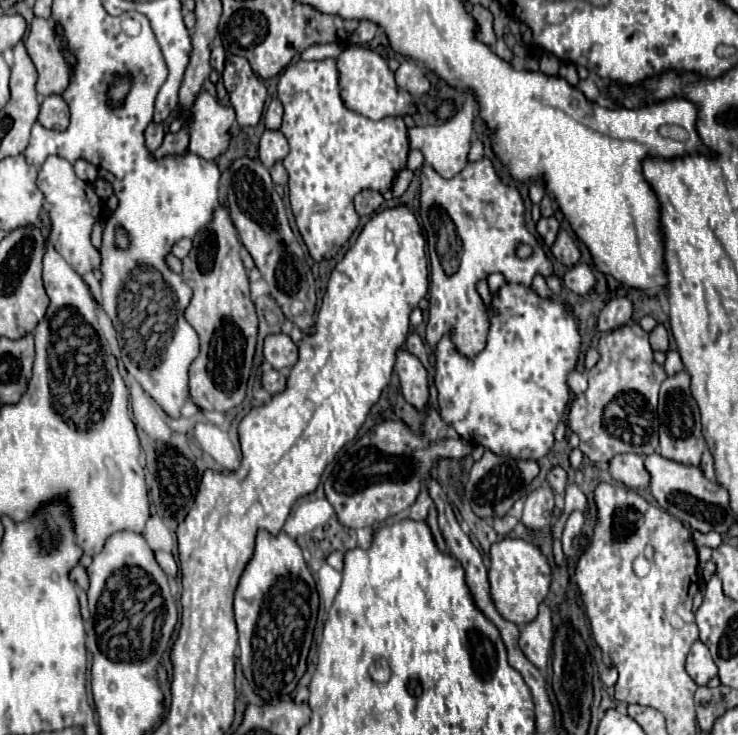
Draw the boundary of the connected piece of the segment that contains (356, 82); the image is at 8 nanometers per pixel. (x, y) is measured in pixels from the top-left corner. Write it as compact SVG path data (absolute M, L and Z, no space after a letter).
M350 46L338 56L338 72L340 72L340 86L342 86L342 100L344 104L370 118L370 120L382 120L386 116L412 116L418 112L416 102L412 100L412 94L406 90L400 90L394 82L394 72L388 68L386 60L376 54L370 48Z

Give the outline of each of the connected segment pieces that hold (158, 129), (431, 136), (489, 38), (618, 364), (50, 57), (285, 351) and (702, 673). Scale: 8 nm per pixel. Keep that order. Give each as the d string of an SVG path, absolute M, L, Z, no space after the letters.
M150 124L146 128L146 146L150 152L154 152L160 144L162 144L162 138L164 138L164 124Z
M469 92L468 98L464 104L464 108L461 108L454 118L450 118L448 122L444 124L436 124L436 126L416 126L412 130L408 130L408 140L410 140L410 146L412 148L418 148L426 162L442 176L442 178L452 178L456 176L466 164L466 156L468 156L468 150L470 150L470 136L473 132L473 121L477 111L477 100L473 93Z
M474 6L470 10L470 14L476 22L476 38L480 38L480 42L484 42L486 46L492 48L496 44L496 36L492 30L492 14L482 6Z
M638 324L622 326L620 332L614 330L600 340L598 352L598 364L586 372L588 390L574 398L568 414L570 428L580 436L580 450L592 462L610 462L616 454L628 452L640 456L656 452L658 388L666 372L652 358L648 334Z
M34 18L24 46L38 72L38 94L62 94L68 86L68 66L58 48L52 24L44 18Z
M278 332L264 340L264 360L276 370L288 370L298 360L298 348L290 336Z
M696 640L690 648L690 654L686 658L686 672L690 674L690 678L698 684L698 686L706 686L706 682L710 678L714 678L718 674L718 668L710 656L708 646L704 646L704 642Z

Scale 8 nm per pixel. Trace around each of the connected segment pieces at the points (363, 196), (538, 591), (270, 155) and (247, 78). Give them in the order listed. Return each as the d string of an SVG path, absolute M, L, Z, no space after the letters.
M364 190L364 192L360 192L360 194L354 198L354 206L356 206L356 212L358 212L360 216L368 216L368 214L376 212L376 210L382 206L382 202L384 202L382 194L372 192L372 190Z
M504 538L500 542L494 542L490 548L488 576L490 576L490 596L498 612L504 618L512 620L514 624L524 626L536 618L540 602L544 602L544 598L548 596L552 568L542 550L532 542L526 542L522 538Z
M266 130L260 138L260 162L266 168L272 168L276 162L284 160L288 154L288 142L284 138L282 132L274 132L274 130Z
M226 56L226 68L222 72L222 80L224 80L224 86L228 90L230 106L236 112L238 124L240 126L256 126L260 116L262 116L262 108L264 108L264 102L266 102L268 94L266 94L266 86L252 72L250 62L246 58L242 58L242 56Z

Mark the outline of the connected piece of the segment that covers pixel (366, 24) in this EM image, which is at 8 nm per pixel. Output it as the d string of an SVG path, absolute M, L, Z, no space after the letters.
M360 20L360 26L356 28L354 36L352 36L352 42L354 44L368 44L378 32L378 24L370 22L370 20Z

